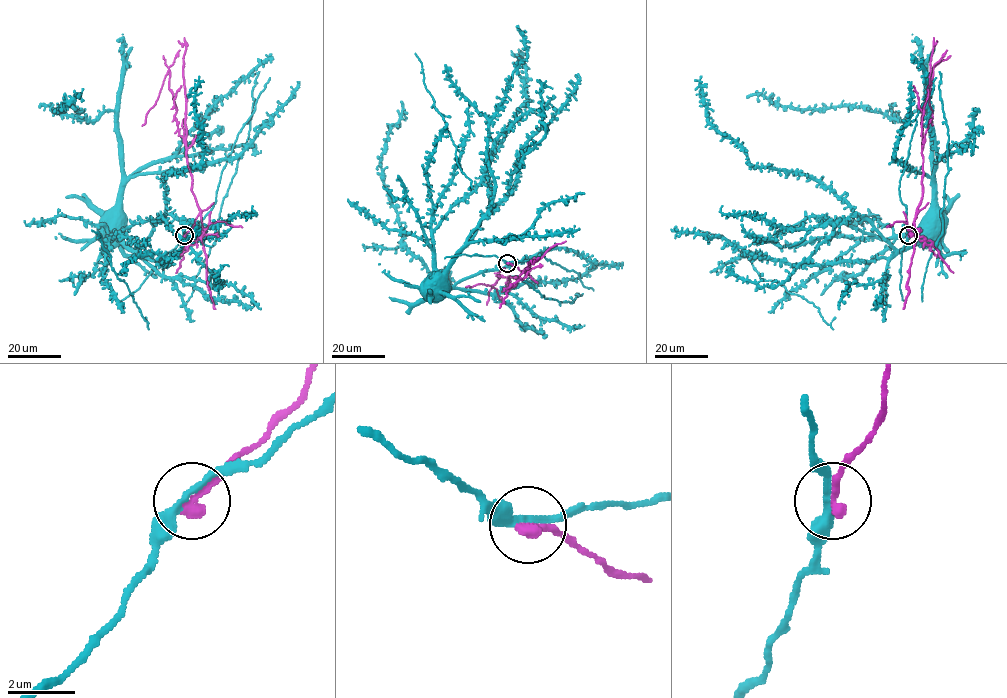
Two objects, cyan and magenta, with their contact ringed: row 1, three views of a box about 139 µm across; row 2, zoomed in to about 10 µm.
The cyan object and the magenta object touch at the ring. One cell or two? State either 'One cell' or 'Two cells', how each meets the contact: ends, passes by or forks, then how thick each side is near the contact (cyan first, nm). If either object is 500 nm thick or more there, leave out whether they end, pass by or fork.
Two cells. At the ring cyan passes by. At the ring magenta ends. Thickness 240 nm (cyan) against 360 nm

